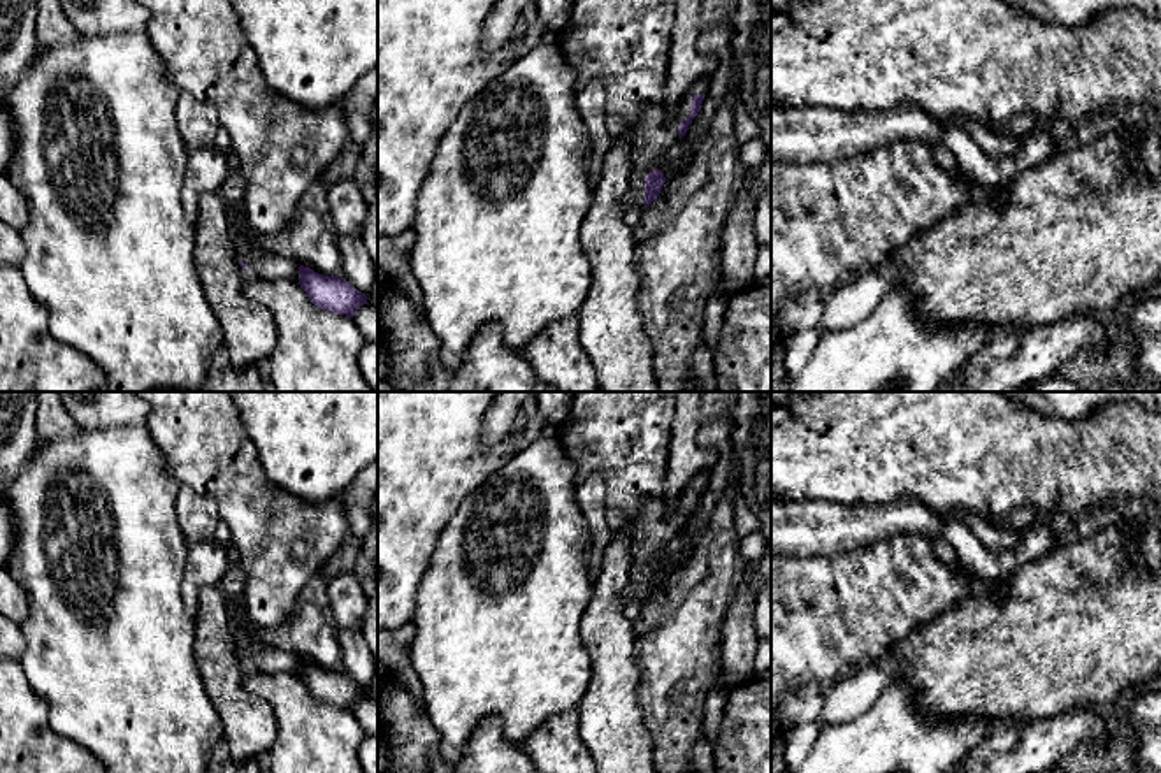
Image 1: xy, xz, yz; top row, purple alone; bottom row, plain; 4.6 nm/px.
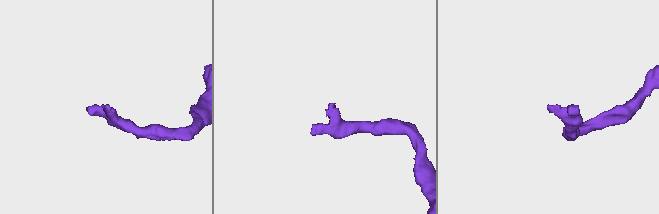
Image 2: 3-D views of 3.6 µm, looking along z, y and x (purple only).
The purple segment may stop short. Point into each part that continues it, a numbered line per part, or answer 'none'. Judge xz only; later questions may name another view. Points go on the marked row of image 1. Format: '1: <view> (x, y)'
1: xz (624, 44)

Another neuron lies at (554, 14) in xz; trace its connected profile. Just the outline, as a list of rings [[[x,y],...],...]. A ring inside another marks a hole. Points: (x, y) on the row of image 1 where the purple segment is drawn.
[[[536,0],[537,19],[546,32],[562,32],[571,14],[574,0]]]

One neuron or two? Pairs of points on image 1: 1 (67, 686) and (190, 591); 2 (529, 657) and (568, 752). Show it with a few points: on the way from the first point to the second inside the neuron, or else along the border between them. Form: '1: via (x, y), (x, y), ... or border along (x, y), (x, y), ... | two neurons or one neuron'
1: border along (187, 556), (181, 599), (183, 608), (192, 617) | two neurons
2: border along (576, 705), (545, 719), (522, 742) | two neurons

